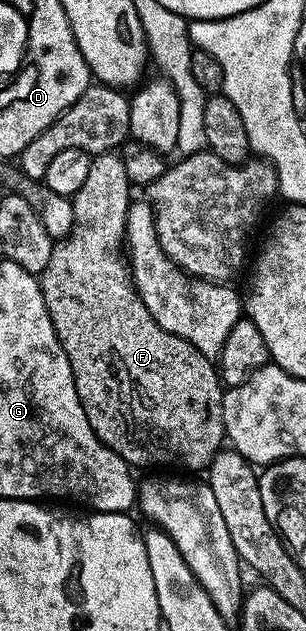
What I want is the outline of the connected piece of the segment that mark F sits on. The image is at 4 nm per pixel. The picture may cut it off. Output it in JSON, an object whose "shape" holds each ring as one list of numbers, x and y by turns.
{"shape":[[115,150,101,151,100,154,91,156,89,173,82,187,76,195,71,197,74,209,74,225,72,231,66,238,59,240,53,246,50,253,50,261,46,269,40,274,40,288,42,297,46,301,46,309,50,313,50,319,54,325,54,331,58,333,58,341,70,361,70,369,74,373,74,385,78,389,78,401,82,401,82,409,86,413,86,421,90,421,90,429,109,447,118,457,128,462,129,468,152,467,148,469,176,469,181,467,184,473,200,473,209,467,214,458,225,446,226,436,224,434,224,392,226,390,220,381,220,373,217,364,206,358,193,343,188,343,182,337,172,335,166,329,154,321,150,309,142,301,142,297,136,291,136,285,132,281,132,272,125,256,122,254,122,244,126,239,128,229,128,196,130,182,126,175,126,167,123,165,123,157]]}

